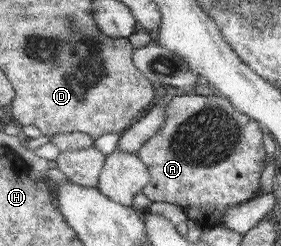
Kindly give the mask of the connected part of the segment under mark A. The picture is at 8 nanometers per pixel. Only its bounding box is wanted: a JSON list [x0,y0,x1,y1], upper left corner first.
[137,92,265,229]

